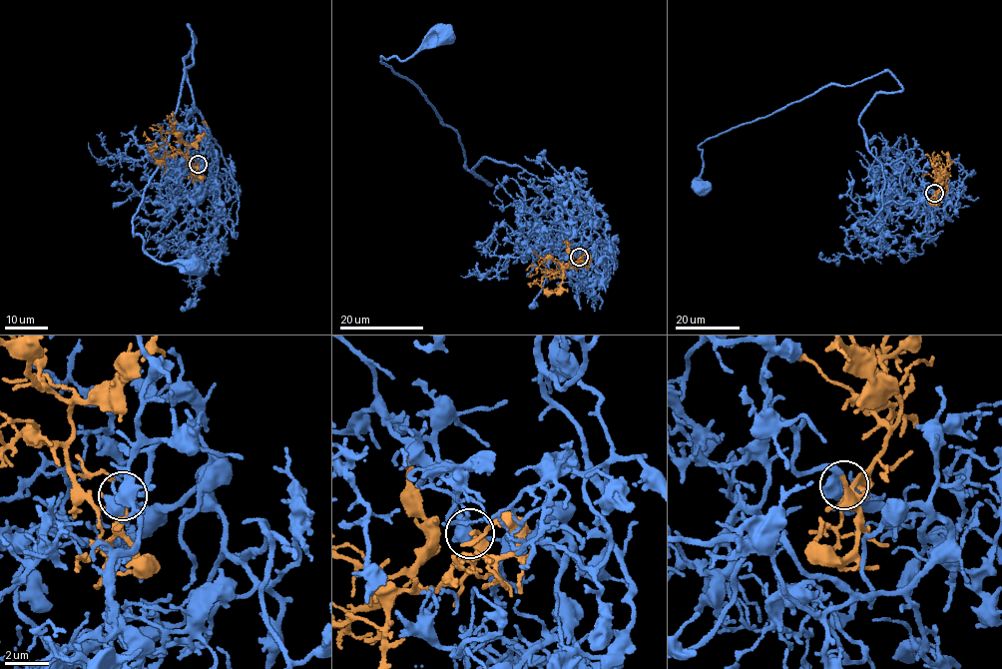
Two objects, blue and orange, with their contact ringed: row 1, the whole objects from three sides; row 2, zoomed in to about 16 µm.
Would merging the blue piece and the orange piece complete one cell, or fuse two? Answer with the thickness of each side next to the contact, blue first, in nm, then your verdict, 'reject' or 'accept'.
calibres 700 and 280 nm; accept

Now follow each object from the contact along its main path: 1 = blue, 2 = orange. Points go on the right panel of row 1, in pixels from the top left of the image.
1: (934, 193), (906, 158), (867, 148), (861, 112), (902, 90), (888, 71), (712, 137), (702, 187)
2: (934, 193), (940, 182), (946, 184), (945, 173), (938, 164), (940, 156)

